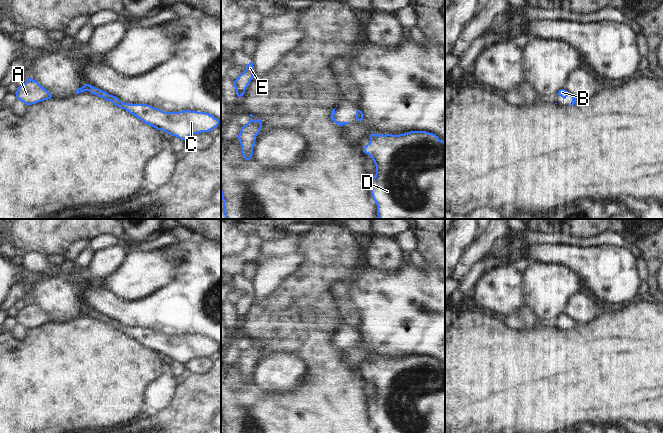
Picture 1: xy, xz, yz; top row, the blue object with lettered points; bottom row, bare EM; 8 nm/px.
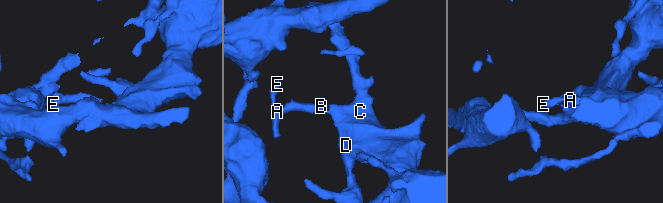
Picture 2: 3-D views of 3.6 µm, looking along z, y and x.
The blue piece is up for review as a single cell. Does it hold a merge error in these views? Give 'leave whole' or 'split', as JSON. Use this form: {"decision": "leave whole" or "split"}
{"decision": "leave whole"}

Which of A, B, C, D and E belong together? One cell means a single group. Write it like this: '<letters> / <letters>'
A B C D E

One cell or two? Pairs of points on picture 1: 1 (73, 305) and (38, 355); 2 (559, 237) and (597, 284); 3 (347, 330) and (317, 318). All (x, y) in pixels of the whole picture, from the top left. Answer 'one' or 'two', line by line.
1: two
2: two
3: two

